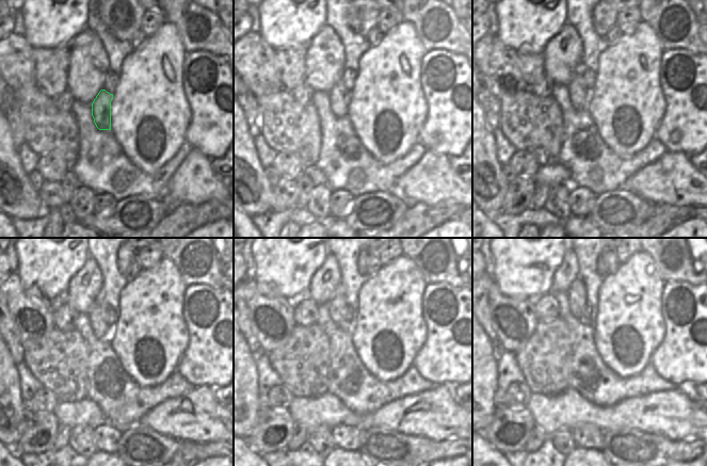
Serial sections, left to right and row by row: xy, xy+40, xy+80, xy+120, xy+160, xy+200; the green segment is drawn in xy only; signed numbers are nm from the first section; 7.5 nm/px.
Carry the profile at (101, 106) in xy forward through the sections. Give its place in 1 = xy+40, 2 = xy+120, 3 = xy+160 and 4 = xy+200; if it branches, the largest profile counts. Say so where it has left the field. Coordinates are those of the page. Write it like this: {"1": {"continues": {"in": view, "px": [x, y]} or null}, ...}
{"1": {"continues": {"in": "xy+40", "px": [340, 96]}}, "2": {"continues": {"in": "xy+120", "px": [101, 328]}}, "3": {"continues": {"in": "xy+160", "px": [336, 306]}}, "4": {"continues": {"in": "xy+200", "px": [577, 292]}}}

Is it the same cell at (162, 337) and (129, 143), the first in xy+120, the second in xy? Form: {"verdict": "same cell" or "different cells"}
{"verdict": "same cell"}

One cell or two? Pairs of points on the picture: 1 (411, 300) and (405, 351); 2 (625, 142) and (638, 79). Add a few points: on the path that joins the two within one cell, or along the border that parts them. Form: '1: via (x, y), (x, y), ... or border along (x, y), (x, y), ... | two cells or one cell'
1: via (405, 312), (405, 338) | one cell
2: via (626, 126), (627, 95) | one cell

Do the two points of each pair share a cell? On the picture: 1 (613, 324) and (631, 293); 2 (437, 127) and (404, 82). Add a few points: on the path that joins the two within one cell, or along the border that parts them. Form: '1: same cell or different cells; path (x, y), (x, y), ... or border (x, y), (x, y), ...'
1: same cell; path (621, 317), (628, 309), (630, 301)
2: different cells; border (422, 87), (428, 111), (420, 132), (417, 135)

